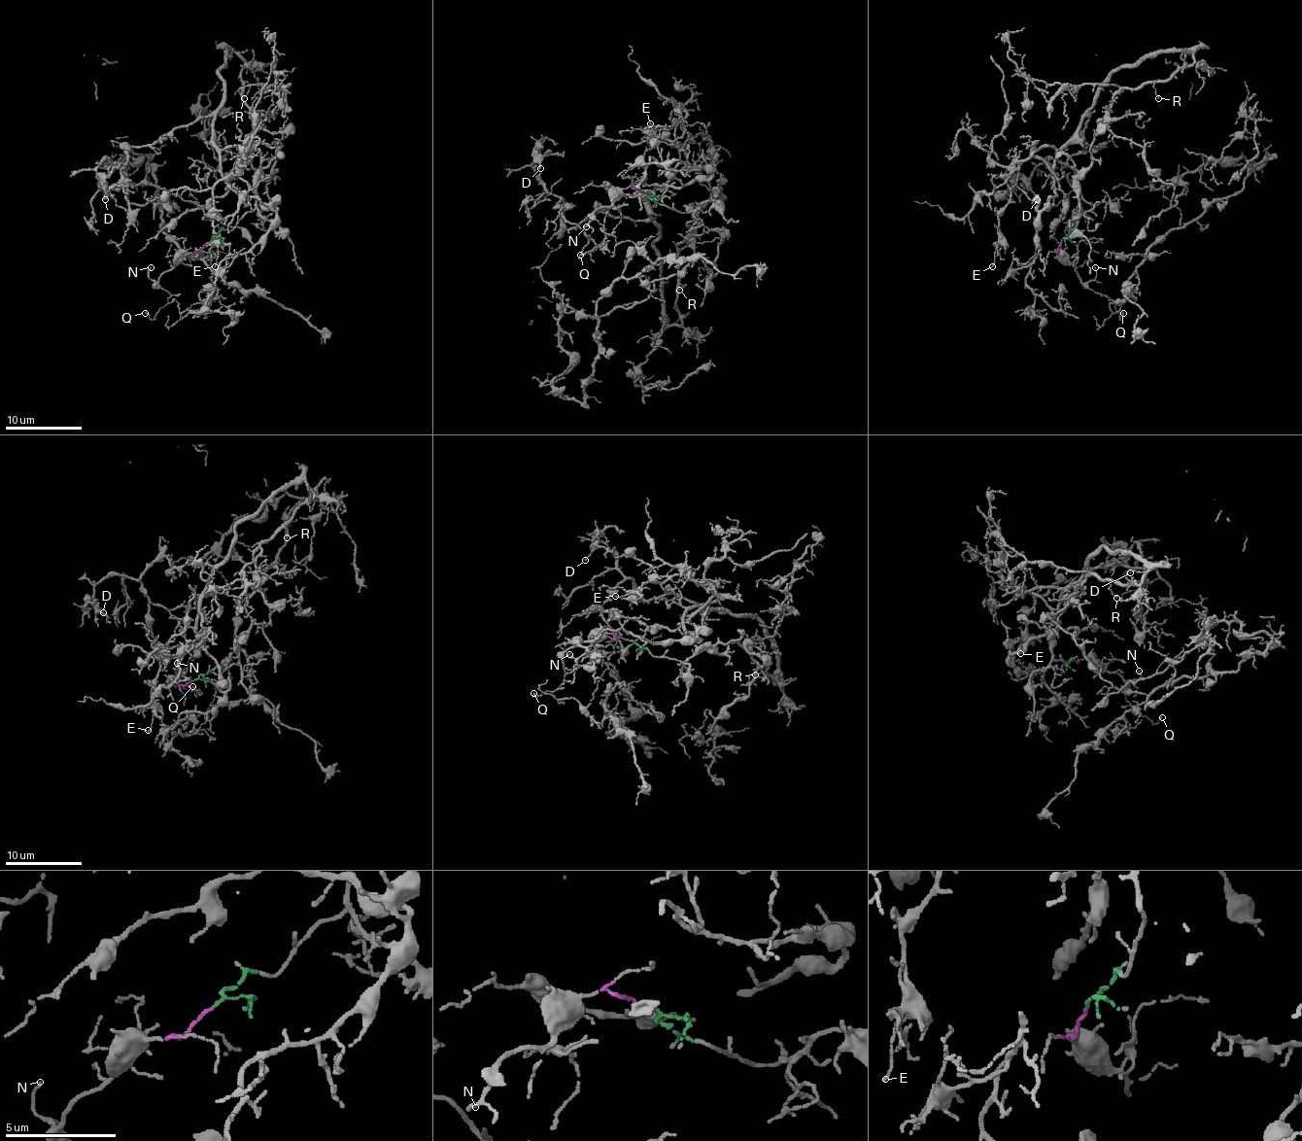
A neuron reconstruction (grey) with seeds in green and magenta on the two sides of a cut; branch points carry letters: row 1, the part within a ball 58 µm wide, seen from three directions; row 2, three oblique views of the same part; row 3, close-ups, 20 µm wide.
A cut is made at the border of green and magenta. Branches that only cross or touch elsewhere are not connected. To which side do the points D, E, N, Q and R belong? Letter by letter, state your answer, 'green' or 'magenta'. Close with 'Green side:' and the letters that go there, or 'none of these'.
D: green
E: green
N: magenta
Q: magenta
R: green
Green side: D, E, R

